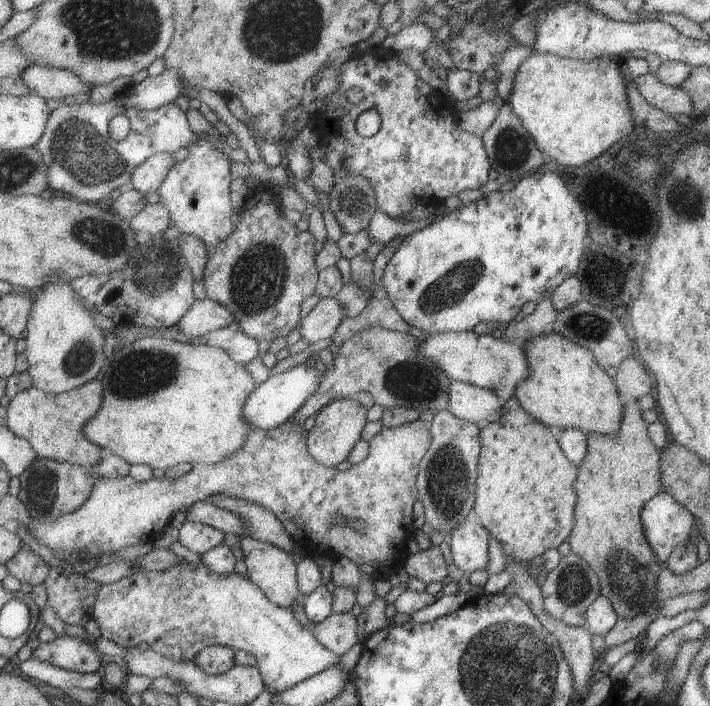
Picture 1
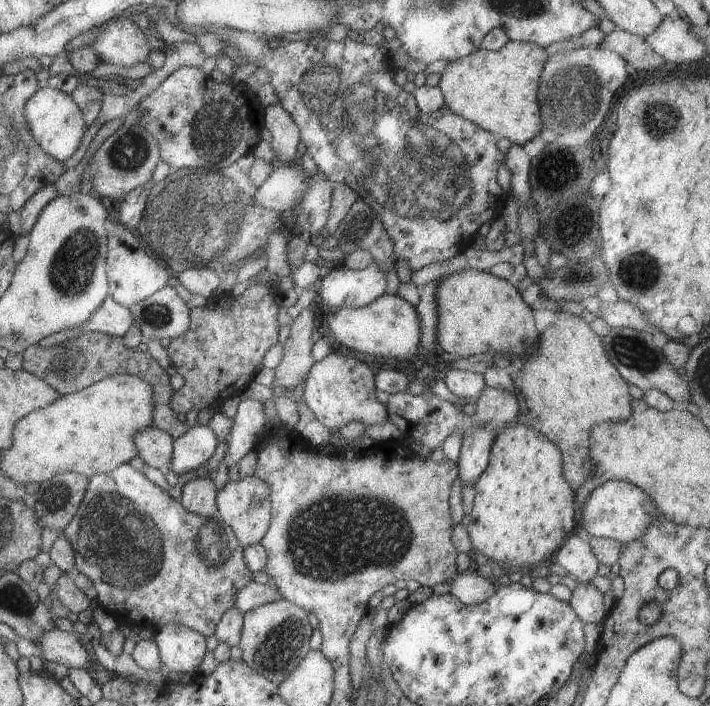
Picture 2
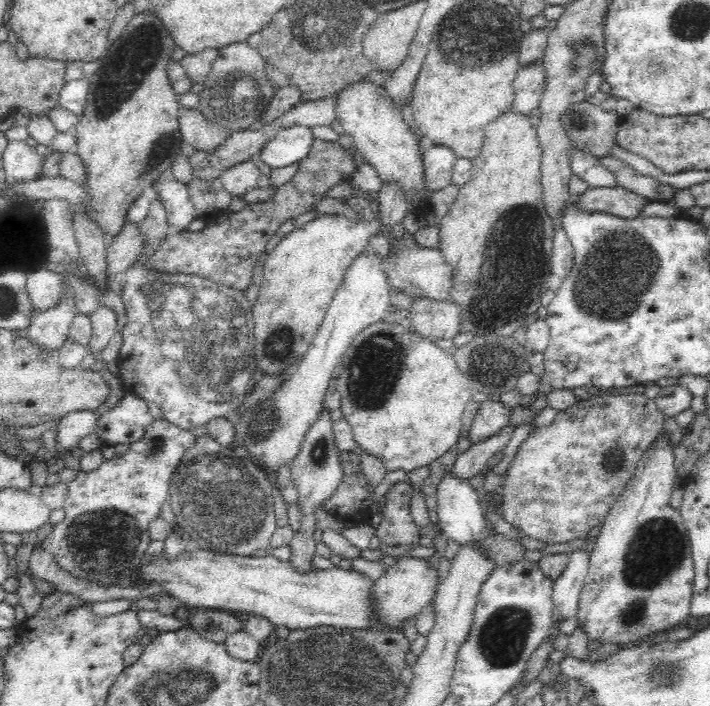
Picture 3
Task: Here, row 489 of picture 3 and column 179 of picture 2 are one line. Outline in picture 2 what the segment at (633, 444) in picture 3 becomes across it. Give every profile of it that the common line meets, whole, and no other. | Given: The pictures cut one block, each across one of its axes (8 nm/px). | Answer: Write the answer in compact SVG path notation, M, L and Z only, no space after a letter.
M121 463L111 472L97 473L88 479L87 490L73 518L63 528L63 535L71 544L71 550L73 550L74 571L87 576L91 580L96 590L96 602L116 620L119 628L127 630L129 628L148 627L153 632L157 632L166 624L183 624L187 628L197 630L205 637L214 633L215 626L223 612L227 612L227 609L233 607L235 592L241 590L251 581L252 573L243 562L243 547L235 538L231 528L219 518L218 514L213 516L213 520L209 519L211 518L187 512L178 500L169 497L163 489L149 481L141 471L135 470L129 463Z

